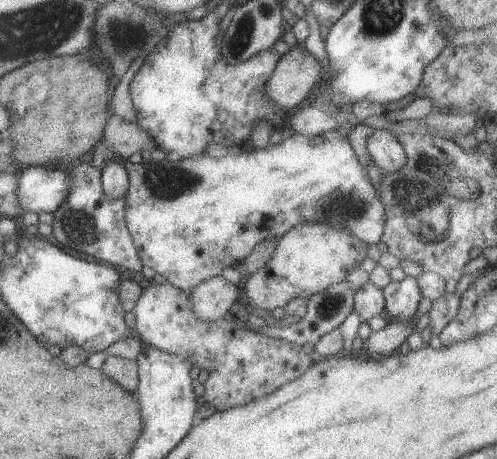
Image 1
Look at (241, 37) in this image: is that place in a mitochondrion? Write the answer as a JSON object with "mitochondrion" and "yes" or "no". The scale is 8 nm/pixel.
{"mitochondrion":"yes"}

